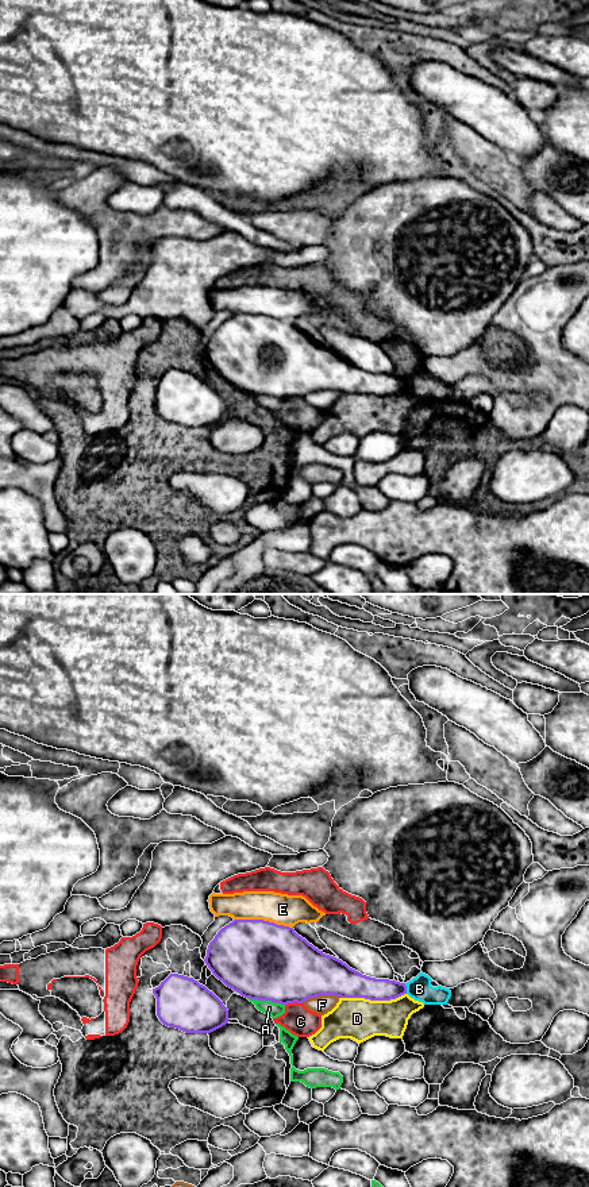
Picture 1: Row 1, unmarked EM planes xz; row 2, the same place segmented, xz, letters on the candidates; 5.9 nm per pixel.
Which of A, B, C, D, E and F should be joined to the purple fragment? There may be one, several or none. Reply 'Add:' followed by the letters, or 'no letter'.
Add: no letter

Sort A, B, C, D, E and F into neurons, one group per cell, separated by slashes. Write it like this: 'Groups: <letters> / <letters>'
Groups: A D / B C / E / F

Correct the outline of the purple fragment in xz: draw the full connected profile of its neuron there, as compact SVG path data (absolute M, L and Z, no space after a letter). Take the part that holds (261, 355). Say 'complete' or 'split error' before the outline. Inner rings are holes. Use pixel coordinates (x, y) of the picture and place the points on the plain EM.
complete; M234 315L222 323L209 338L204 357L219 375L242 392L281 400L303 398L320 390L390 396L407 389L405 378L362 370L315 343L293 323L263 315Z

